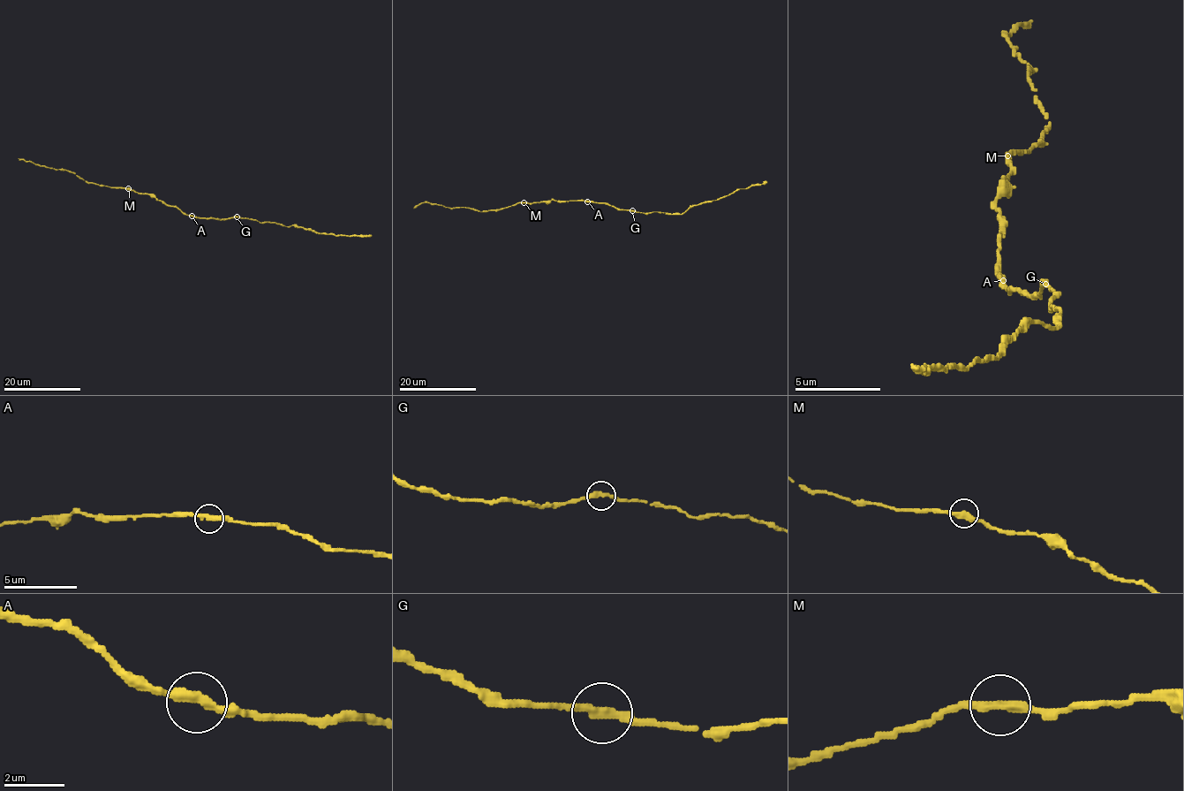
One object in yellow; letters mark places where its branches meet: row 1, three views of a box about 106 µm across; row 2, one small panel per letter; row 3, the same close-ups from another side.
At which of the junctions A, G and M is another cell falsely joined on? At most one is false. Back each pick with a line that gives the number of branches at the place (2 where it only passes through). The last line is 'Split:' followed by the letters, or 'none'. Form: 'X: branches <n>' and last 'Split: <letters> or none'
Split: none

